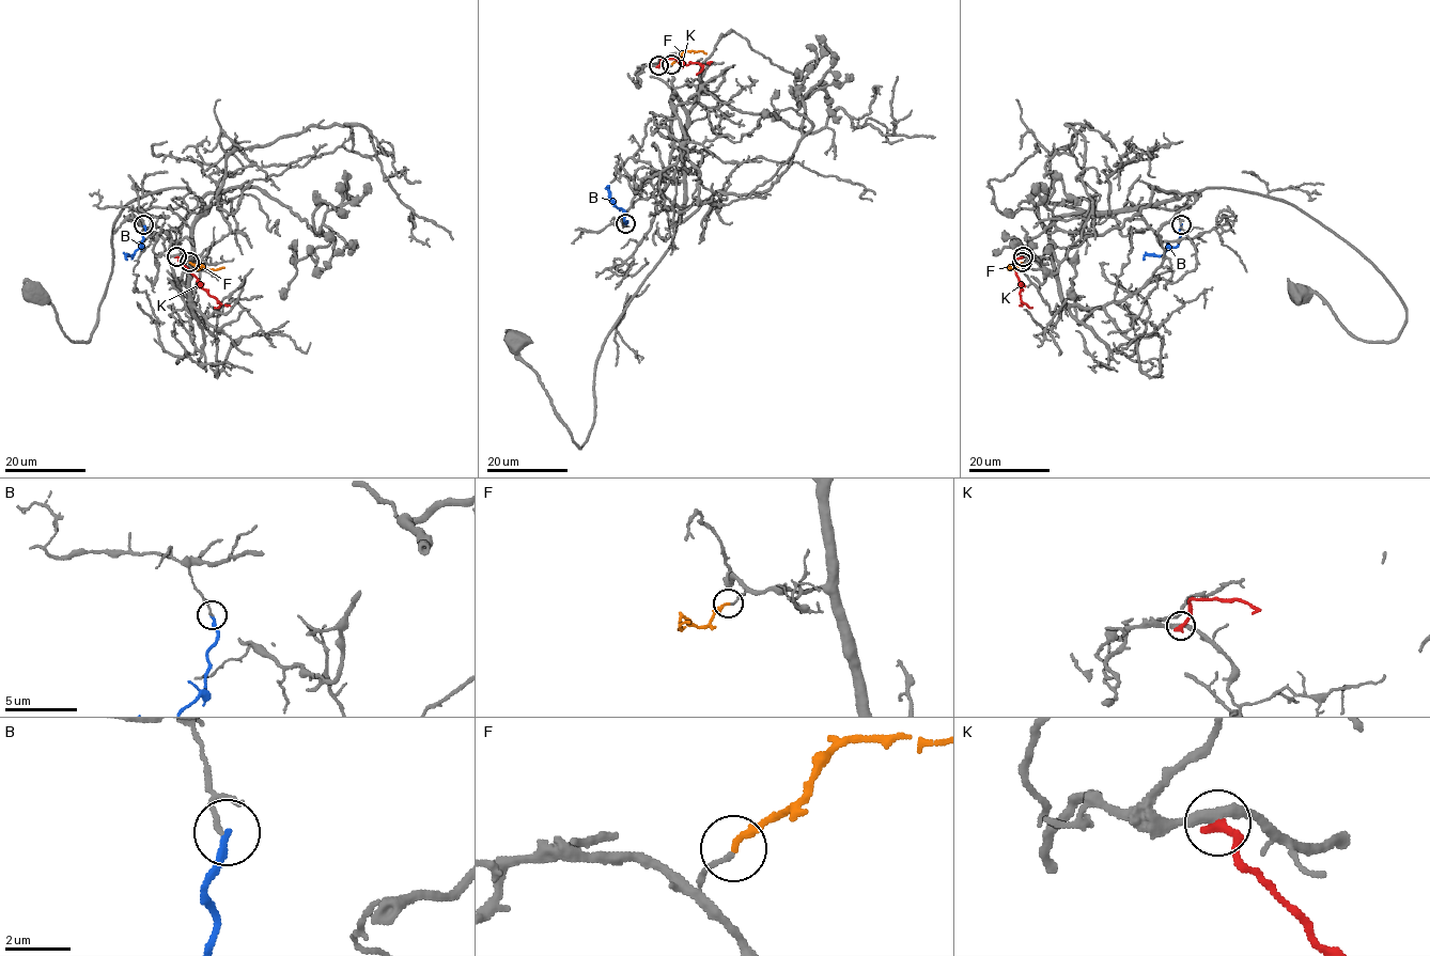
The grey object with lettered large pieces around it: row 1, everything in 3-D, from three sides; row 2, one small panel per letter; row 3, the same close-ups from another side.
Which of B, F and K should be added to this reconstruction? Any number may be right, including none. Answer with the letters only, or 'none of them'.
F

